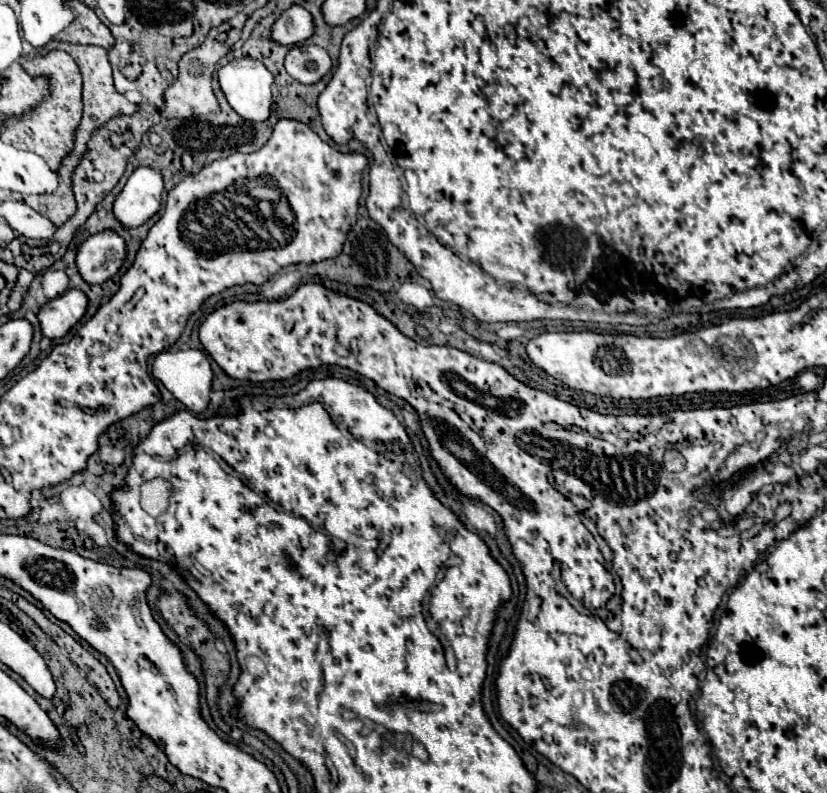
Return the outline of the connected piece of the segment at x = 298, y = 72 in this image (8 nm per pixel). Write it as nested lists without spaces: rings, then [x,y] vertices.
[[[296,45],[286,55],[286,71],[300,83],[318,83],[330,69],[332,61],[326,49],[318,45]]]

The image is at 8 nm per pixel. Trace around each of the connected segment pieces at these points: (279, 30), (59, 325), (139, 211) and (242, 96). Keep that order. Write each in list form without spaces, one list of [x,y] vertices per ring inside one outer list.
[[[302,5],[286,9],[272,27],[272,39],[280,45],[296,45],[314,35],[314,19]]]
[[[68,289],[66,293],[48,301],[38,313],[44,337],[48,339],[64,337],[84,317],[86,307],[88,297],[80,289]]]
[[[136,167],[114,201],[114,217],[124,227],[138,227],[148,221],[162,203],[164,181],[152,167]]]
[[[242,57],[242,59],[232,59],[218,71],[218,81],[220,87],[230,103],[230,107],[244,119],[250,121],[266,121],[270,117],[270,105],[272,105],[272,85],[274,85],[274,75],[260,63],[258,59],[252,57]]]

